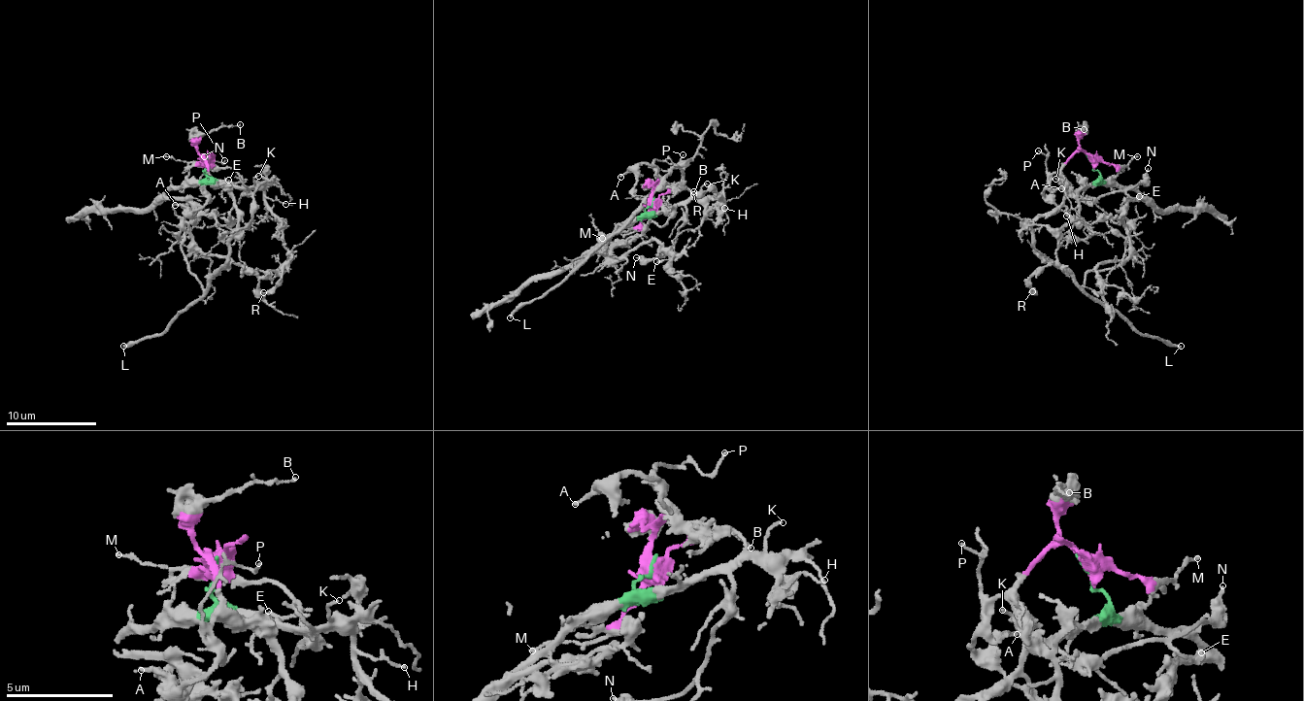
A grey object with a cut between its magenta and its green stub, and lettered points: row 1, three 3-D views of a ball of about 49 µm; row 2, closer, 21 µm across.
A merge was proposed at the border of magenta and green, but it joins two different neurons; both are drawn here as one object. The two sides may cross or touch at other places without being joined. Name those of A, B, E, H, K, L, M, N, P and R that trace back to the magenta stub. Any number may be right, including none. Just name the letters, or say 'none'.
A, B, L, M, P

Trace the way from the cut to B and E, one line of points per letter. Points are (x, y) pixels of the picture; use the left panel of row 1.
B: (206, 161), (199, 152), (199, 140), (222, 126), (239, 123)
E: (206, 161), (206, 174), (212, 180), (227, 181), (246, 191), (249, 188), (242, 176), (237, 183), (228, 180)

